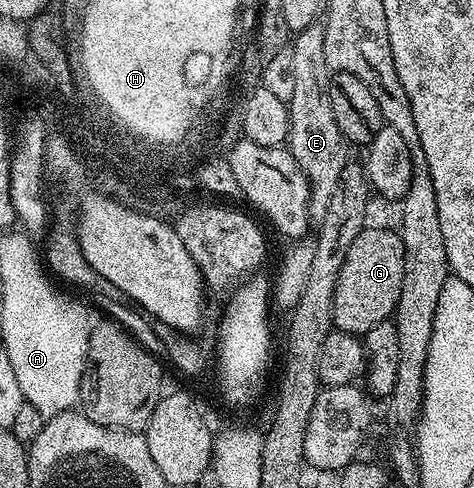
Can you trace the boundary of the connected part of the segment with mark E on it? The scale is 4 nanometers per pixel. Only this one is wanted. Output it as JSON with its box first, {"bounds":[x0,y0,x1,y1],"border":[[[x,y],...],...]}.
{"bounds":[286,22,349,221],"border":[[[323,22],[295,32],[290,43],[290,58],[294,69],[294,97],[288,104],[288,138],[286,149],[298,161],[308,179],[308,214],[318,221],[330,209],[330,197],[342,177],[344,164],[349,162],[349,144],[344,138],[338,121],[334,121],[334,105],[330,101],[333,72],[326,65],[326,48],[323,44]]]}

